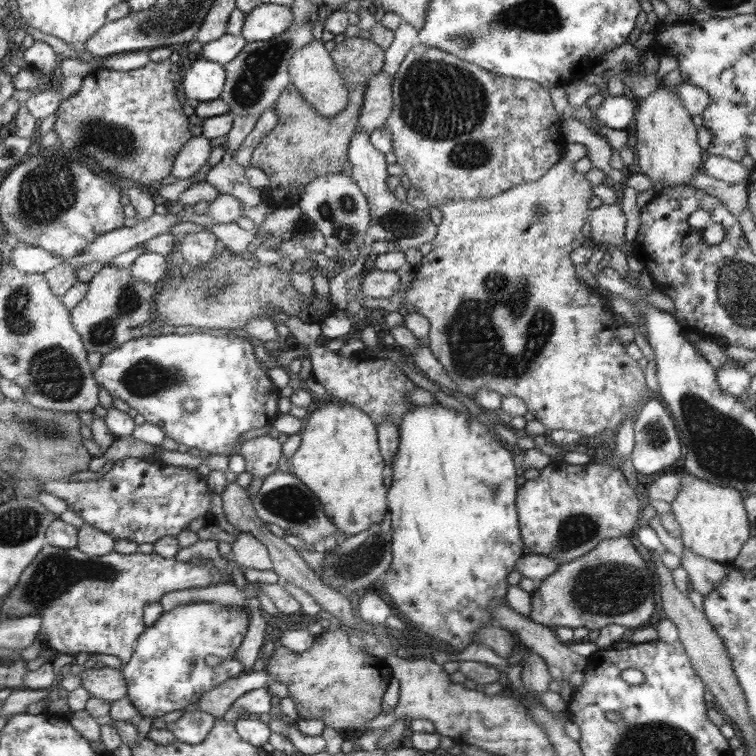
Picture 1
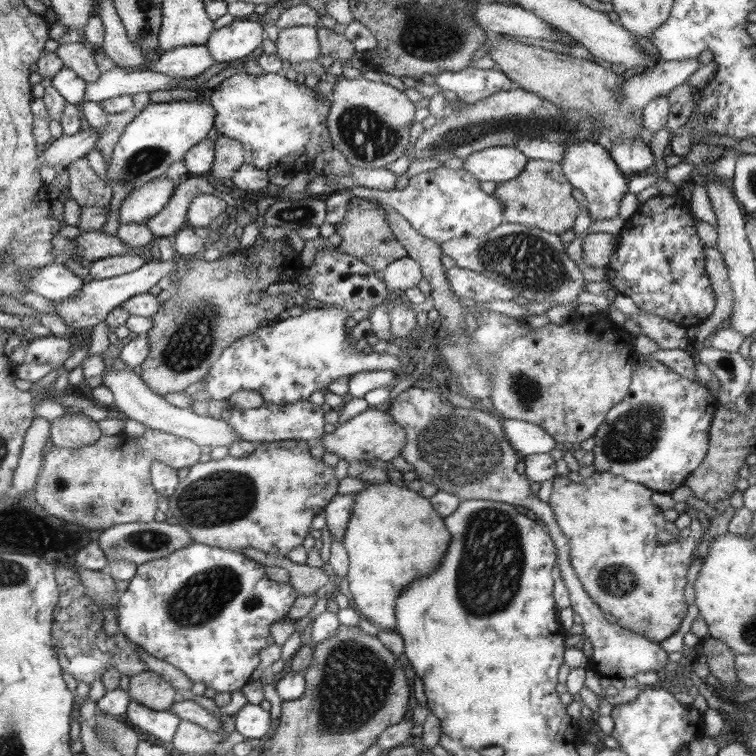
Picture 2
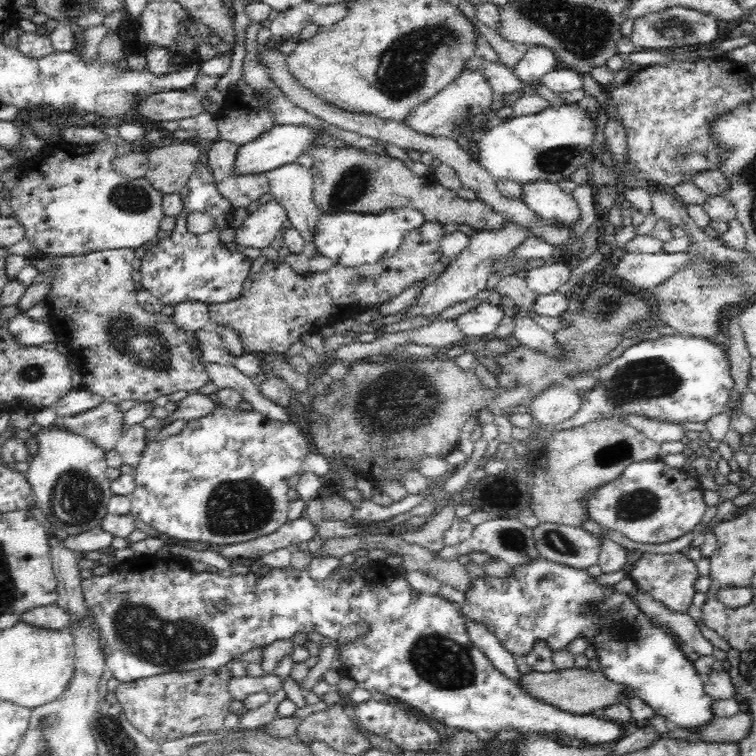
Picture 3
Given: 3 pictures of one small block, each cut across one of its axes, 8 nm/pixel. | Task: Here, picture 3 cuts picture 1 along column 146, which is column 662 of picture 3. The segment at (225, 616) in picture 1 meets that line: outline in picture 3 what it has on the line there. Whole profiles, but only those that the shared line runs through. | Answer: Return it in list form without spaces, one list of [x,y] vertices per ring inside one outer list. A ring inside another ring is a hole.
[[[540,557],[534,558],[528,564],[514,566],[512,576],[498,578],[487,575],[473,578],[471,585],[465,590],[463,612],[469,620],[483,625],[488,632],[494,634],[517,660],[524,659],[538,642],[546,643],[554,653],[556,650],[566,649],[576,638],[586,639],[595,648],[603,673],[612,682],[630,686],[636,697],[655,710],[656,715],[668,720],[672,727],[696,734],[715,716],[711,709],[713,698],[704,690],[702,675],[696,671],[687,654],[677,648],[673,638],[660,629],[655,619],[642,612],[628,593],[616,591],[614,585],[600,585],[596,577],[590,576],[586,569],[578,570]]]

